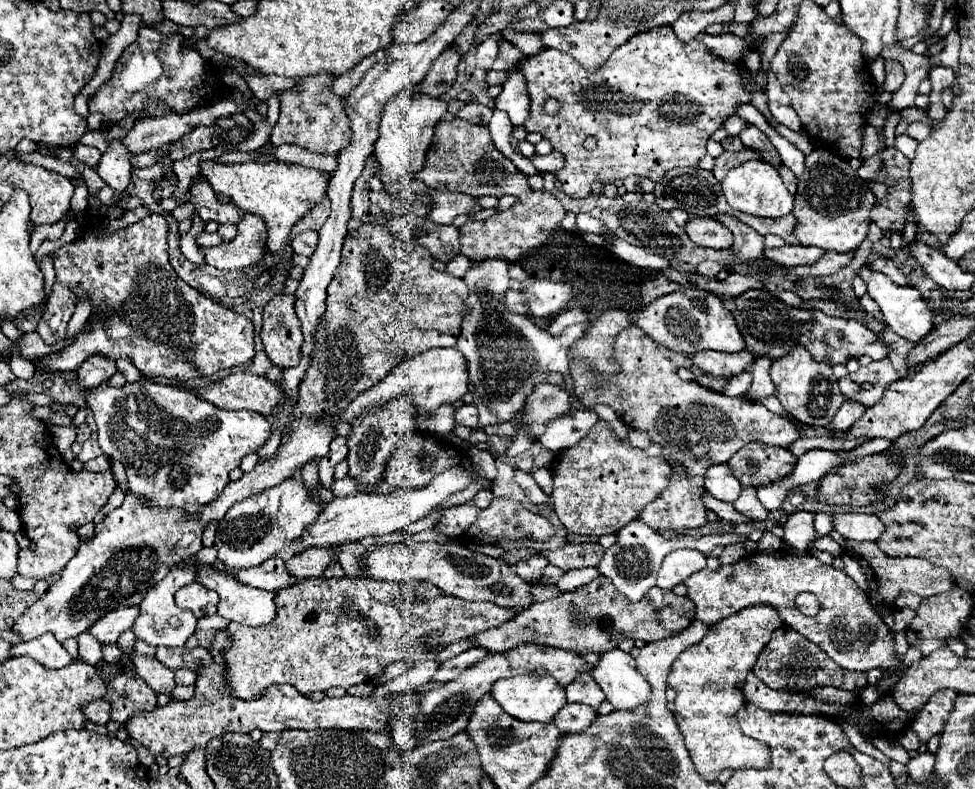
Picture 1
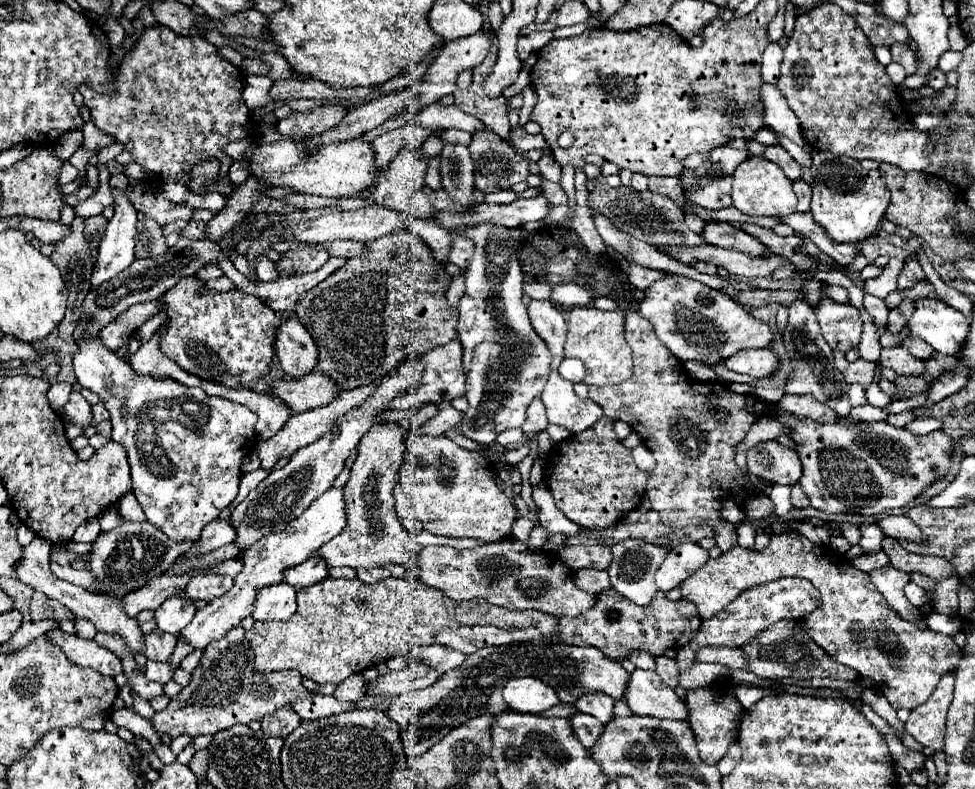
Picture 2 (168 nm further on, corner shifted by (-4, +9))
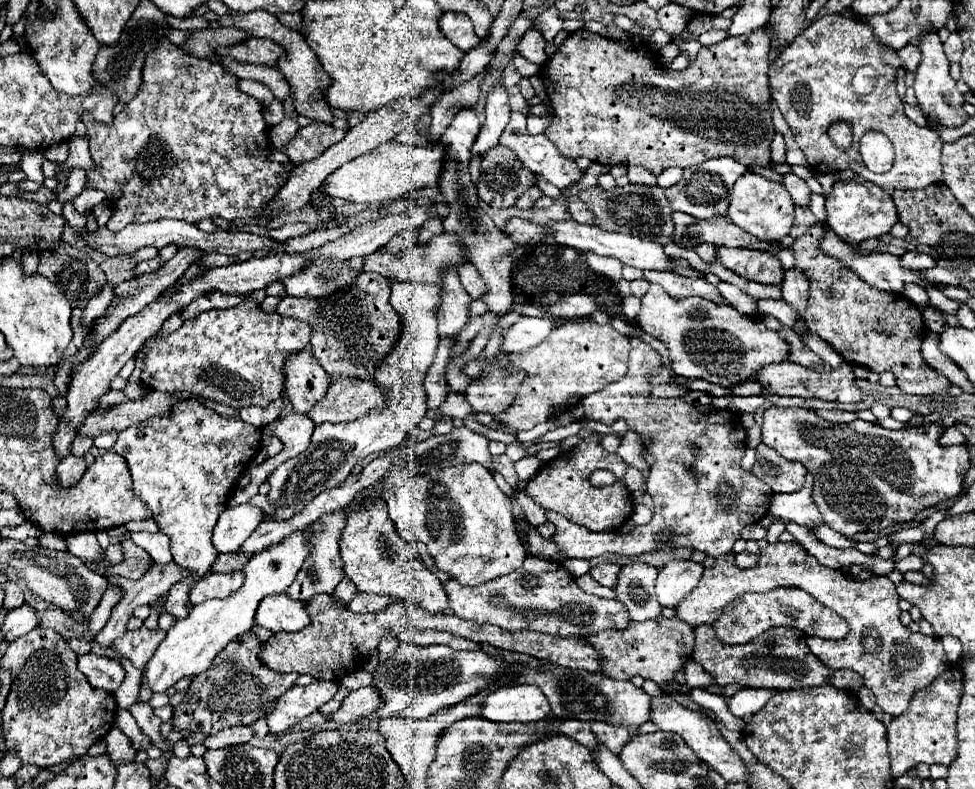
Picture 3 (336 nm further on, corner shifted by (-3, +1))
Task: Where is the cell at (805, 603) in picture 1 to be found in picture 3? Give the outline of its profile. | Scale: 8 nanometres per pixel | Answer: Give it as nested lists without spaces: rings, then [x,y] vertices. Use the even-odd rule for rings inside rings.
[[[779,587],[769,593],[743,593],[735,597],[729,605],[725,605],[721,617],[713,623],[713,629],[719,635],[719,641],[725,645],[749,643],[763,631],[771,627],[797,627],[805,635],[821,637],[821,639],[843,639],[847,637],[847,621],[843,621],[835,611],[821,605],[809,593],[795,587]]]

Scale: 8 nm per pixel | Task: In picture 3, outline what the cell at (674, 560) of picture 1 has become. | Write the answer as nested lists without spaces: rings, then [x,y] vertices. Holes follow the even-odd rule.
[[[669,561],[659,571],[659,577],[657,577],[657,583],[655,583],[657,601],[663,607],[675,609],[695,589],[701,573],[703,573],[701,563]]]

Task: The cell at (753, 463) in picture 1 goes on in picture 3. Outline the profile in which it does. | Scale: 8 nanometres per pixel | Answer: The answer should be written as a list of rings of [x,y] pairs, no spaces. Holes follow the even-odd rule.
[[[761,443],[751,473],[763,479],[775,493],[795,493],[803,487],[807,469],[797,461],[787,461],[775,449]]]

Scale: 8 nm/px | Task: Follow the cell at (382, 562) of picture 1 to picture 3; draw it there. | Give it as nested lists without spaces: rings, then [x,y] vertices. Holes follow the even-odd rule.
[[[529,557],[525,559],[523,567],[511,575],[479,587],[463,587],[455,579],[449,579],[445,591],[457,617],[477,621],[479,625],[497,625],[507,631],[527,629],[557,637],[587,637],[607,629],[627,629],[629,613],[621,601],[589,595],[573,581],[575,577],[561,563]]]

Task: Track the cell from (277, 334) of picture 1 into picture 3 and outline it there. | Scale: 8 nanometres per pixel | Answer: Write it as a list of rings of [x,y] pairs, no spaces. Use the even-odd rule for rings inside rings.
[[[301,351],[289,357],[285,365],[285,391],[293,409],[301,415],[321,401],[331,385],[331,377],[321,369],[311,351]]]

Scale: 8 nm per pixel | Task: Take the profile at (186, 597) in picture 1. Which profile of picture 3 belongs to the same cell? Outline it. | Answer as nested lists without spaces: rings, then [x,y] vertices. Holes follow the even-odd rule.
[[[233,571],[233,573],[207,573],[207,577],[199,579],[193,589],[191,589],[191,603],[199,605],[207,599],[223,599],[237,591],[243,585],[243,571]]]

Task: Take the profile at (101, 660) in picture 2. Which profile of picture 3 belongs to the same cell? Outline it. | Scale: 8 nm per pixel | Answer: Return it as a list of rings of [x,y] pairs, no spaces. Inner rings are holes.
[[[87,653],[79,657],[79,671],[89,679],[89,683],[107,693],[115,693],[123,683],[125,669],[119,659]]]

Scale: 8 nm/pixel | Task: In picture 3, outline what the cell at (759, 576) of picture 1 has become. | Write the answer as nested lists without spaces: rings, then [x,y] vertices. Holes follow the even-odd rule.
[[[779,541],[775,545],[767,545],[759,553],[757,565],[751,567],[751,569],[739,569],[733,561],[733,553],[715,559],[713,567],[703,571],[703,577],[699,579],[697,587],[685,597],[685,601],[675,611],[677,611],[677,617],[681,621],[685,621],[693,627],[703,625],[703,623],[711,625],[715,619],[719,619],[719,615],[723,613],[723,607],[729,601],[733,601],[735,597],[739,597],[741,593],[747,593],[747,591],[765,593],[765,591],[773,591],[777,587],[799,587],[799,589],[807,591],[809,595],[813,595],[825,607],[837,611],[849,623],[849,635],[845,639],[829,641],[829,639],[819,639],[819,637],[807,637],[807,645],[809,645],[811,653],[815,653],[815,657],[819,657],[819,661],[823,661],[827,667],[831,667],[831,669],[851,669],[851,671],[861,673],[865,685],[875,693],[877,705],[887,715],[897,717],[899,713],[907,711],[907,707],[913,699],[913,691],[929,687],[945,669],[949,669],[947,655],[945,655],[945,661],[943,661],[943,645],[941,645],[939,637],[923,635],[923,633],[911,633],[905,625],[901,625],[901,621],[899,621],[901,611],[899,611],[899,605],[897,605],[899,595],[897,595],[891,579],[887,579],[887,577],[871,577],[867,581],[849,579],[837,569],[829,569],[829,567],[819,565],[819,561],[815,557],[811,557],[809,553],[805,553],[801,549],[801,545],[797,545],[797,543],[781,543]]]

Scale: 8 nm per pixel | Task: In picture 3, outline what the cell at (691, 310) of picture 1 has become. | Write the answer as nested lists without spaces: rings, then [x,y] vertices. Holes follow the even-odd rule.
[[[651,285],[641,299],[637,323],[645,333],[667,345],[675,375],[703,379],[721,387],[749,381],[763,365],[783,363],[791,353],[789,343],[767,329],[759,317],[741,315],[729,305],[717,305],[703,297],[673,301],[661,285]]]

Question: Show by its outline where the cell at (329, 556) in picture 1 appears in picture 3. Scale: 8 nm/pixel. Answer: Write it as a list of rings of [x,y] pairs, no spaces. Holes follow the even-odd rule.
[[[369,499],[359,513],[347,519],[341,537],[341,559],[347,579],[351,579],[363,593],[391,595],[401,599],[405,605],[419,607],[427,613],[453,613],[443,589],[447,577],[435,569],[427,569],[417,549],[399,537],[387,515],[387,505],[381,499]]]

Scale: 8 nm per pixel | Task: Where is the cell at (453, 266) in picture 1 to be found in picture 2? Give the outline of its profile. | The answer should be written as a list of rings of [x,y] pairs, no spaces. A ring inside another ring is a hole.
[[[460,269],[460,275],[456,279],[452,279],[448,291],[446,291],[446,299],[448,299],[448,305],[450,307],[458,307],[458,299],[464,295],[464,271],[466,269]]]

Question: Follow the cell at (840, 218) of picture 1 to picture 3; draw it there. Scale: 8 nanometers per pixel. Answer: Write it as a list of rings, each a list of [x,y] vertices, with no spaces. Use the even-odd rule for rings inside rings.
[[[853,177],[851,181],[837,181],[831,189],[831,195],[825,199],[827,207],[827,225],[837,233],[839,239],[855,245],[869,237],[881,237],[891,231],[899,221],[891,193],[879,189],[863,177]]]

